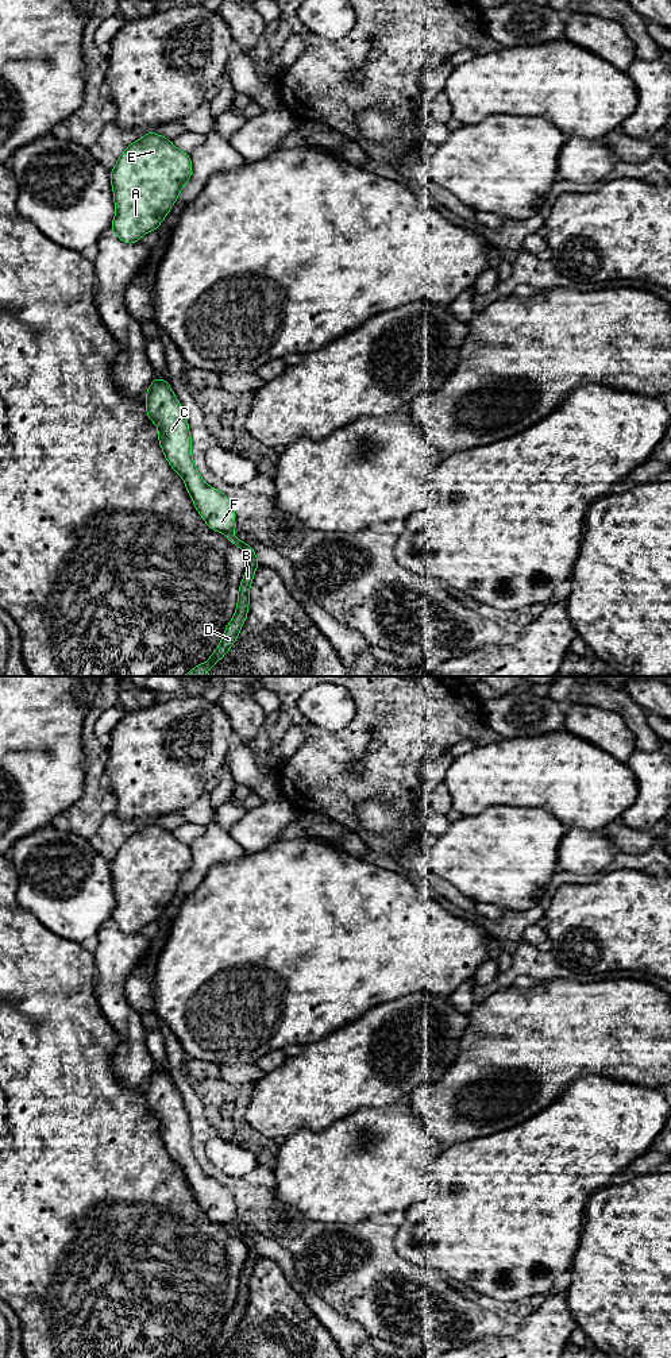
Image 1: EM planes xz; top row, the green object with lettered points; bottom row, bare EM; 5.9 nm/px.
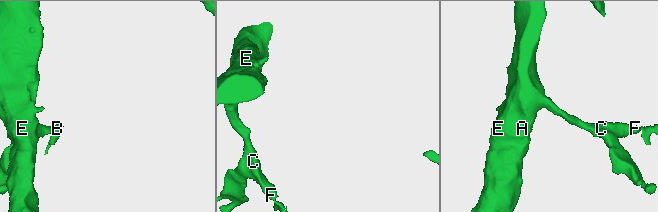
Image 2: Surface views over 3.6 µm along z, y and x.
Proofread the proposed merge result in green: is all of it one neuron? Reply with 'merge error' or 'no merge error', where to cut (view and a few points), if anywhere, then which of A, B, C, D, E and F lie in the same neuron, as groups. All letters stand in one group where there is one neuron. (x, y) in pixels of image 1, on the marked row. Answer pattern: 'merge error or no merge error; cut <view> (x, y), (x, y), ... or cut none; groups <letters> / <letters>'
merge error; cut xz (227, 535), (231, 536); groups A C E F / B D

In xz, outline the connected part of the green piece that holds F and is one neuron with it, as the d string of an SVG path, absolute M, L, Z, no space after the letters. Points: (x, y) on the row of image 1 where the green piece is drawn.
M153 379L146 391L146 412L158 427L159 445L169 464L184 479L196 510L212 531L232 536L236 529L234 506L223 493L203 481L194 466L189 424L169 382Z

